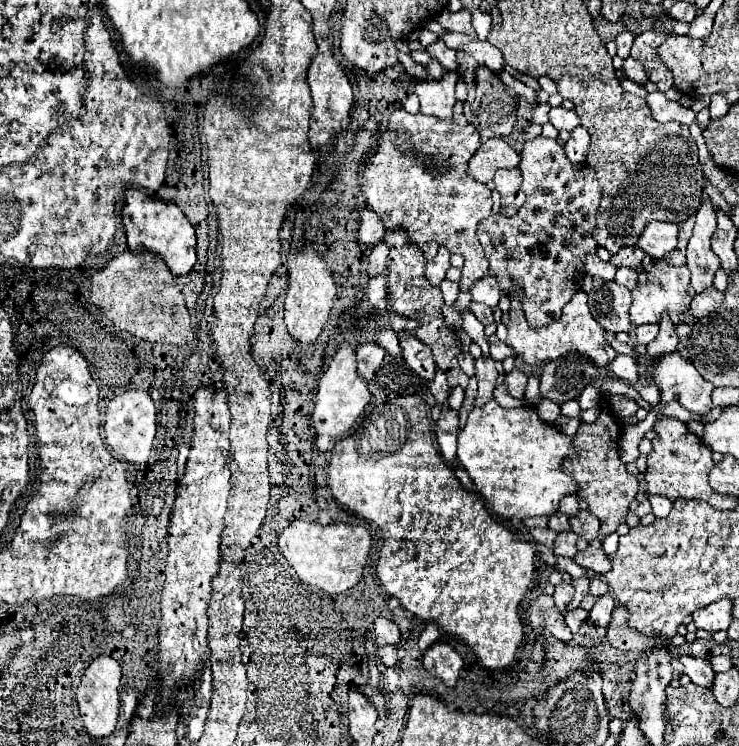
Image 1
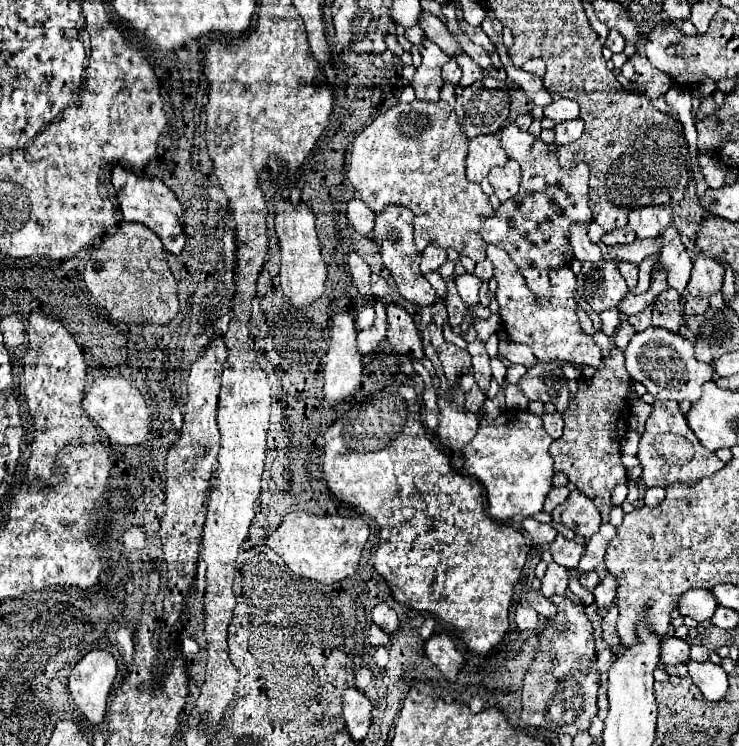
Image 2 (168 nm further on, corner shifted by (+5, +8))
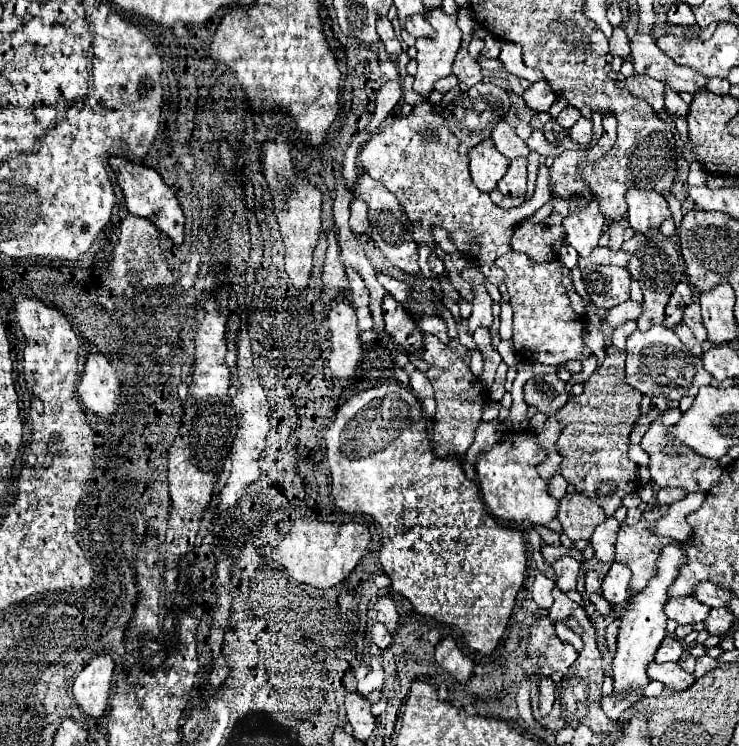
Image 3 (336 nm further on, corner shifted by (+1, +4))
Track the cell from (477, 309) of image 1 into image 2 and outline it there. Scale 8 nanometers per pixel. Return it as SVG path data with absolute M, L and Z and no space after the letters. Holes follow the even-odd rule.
M462 274L456 278L456 288L460 298L464 300L466 306L476 306L478 304L478 290L482 282L474 274Z

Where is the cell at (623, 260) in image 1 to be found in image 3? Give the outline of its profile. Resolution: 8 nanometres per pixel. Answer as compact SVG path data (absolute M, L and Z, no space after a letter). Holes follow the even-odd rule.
M622 218L622 220L614 220L608 224L608 234L610 234L608 248L620 250L622 242L626 242L628 238L634 236L634 230L628 226L628 218Z

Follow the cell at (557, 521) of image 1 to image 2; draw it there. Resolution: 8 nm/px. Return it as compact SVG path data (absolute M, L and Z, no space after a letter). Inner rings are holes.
M554 488L554 490L548 494L546 502L544 502L544 512L552 514L552 510L554 510L558 504L562 504L562 502L566 500L566 496L568 496L568 494L570 494L570 490L568 490L568 488Z

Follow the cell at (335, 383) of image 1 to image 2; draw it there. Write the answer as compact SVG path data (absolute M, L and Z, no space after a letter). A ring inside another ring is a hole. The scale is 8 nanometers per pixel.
M338 314L332 320L332 336L322 374L324 374L324 400L332 406L344 402L362 386L362 356L356 350L356 328L354 320L348 314Z

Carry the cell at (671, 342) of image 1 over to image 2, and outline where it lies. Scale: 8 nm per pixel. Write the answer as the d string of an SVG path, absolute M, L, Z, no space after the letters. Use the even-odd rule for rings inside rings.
M668 288L664 294L660 294L652 306L652 326L666 328L670 332L678 332L678 326L682 322L682 302L680 296Z

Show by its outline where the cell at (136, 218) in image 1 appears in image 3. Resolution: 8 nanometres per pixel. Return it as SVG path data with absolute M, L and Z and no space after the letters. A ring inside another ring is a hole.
M114 156L110 158L110 166L112 166L112 170L116 170L116 180L124 192L126 208L132 214L150 218L150 222L154 222L166 236L170 236L174 240L174 244L180 244L182 236L184 236L184 214L182 214L182 208L180 208L174 192L162 182L160 174L156 170L136 164L136 162L126 162L120 168L116 168Z

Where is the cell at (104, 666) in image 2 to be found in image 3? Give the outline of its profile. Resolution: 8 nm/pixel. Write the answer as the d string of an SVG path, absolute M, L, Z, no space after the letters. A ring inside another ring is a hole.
M104 654L92 658L74 680L72 694L88 716L98 718L104 714L112 674L114 674L114 660L108 654Z

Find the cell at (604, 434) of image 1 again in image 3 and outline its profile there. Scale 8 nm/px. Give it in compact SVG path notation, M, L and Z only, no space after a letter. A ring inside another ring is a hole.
M608 344L606 358L584 382L584 392L580 396L572 396L556 414L562 426L558 440L558 450L562 454L560 474L578 492L588 494L600 508L604 508L606 516L612 516L620 508L626 494L638 490L638 466L628 458L628 446L630 430L640 418L642 394L628 386L624 378L624 362L626 350L618 350Z

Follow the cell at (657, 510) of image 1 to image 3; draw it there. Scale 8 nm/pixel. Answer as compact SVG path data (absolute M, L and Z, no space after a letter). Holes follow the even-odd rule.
M662 488L656 494L656 502L660 502L660 504L674 504L674 502L682 500L686 494L688 492L682 490L682 488Z

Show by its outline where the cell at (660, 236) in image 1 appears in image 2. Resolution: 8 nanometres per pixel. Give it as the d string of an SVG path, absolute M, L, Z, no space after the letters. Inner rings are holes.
M646 206L634 210L628 216L628 226L636 232L636 238L654 238L672 224L672 210L668 206Z

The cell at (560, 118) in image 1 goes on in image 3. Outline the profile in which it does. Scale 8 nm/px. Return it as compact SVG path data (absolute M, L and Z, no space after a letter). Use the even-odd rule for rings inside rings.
M566 106L560 116L556 118L556 122L562 126L562 128L572 128L572 124L576 124L576 120L580 118L580 110L576 110L574 106Z

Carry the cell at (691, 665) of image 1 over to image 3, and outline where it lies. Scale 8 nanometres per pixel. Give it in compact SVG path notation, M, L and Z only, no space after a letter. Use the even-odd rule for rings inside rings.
M668 634L668 636L664 638L664 642L660 644L660 648L656 650L654 660L656 660L658 664L662 664L662 662L678 662L680 656L682 656L682 652L684 652L684 648L682 648L682 644L678 642L678 638L674 638L672 634Z

